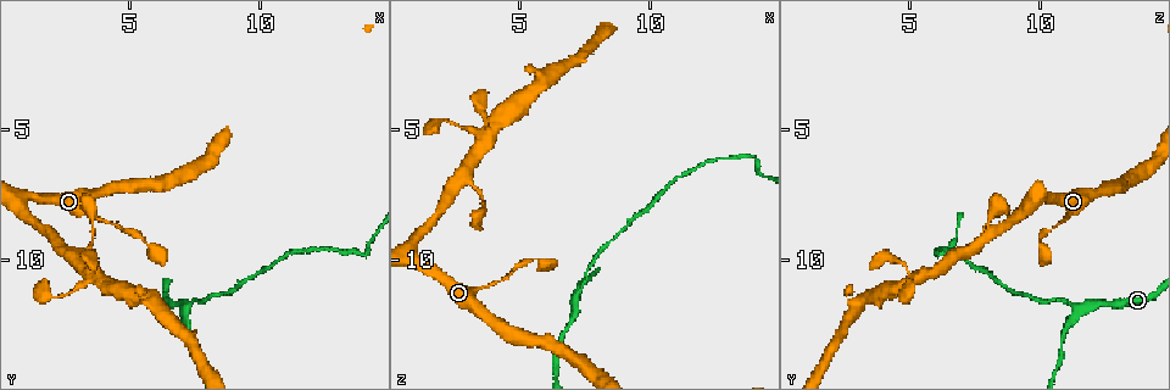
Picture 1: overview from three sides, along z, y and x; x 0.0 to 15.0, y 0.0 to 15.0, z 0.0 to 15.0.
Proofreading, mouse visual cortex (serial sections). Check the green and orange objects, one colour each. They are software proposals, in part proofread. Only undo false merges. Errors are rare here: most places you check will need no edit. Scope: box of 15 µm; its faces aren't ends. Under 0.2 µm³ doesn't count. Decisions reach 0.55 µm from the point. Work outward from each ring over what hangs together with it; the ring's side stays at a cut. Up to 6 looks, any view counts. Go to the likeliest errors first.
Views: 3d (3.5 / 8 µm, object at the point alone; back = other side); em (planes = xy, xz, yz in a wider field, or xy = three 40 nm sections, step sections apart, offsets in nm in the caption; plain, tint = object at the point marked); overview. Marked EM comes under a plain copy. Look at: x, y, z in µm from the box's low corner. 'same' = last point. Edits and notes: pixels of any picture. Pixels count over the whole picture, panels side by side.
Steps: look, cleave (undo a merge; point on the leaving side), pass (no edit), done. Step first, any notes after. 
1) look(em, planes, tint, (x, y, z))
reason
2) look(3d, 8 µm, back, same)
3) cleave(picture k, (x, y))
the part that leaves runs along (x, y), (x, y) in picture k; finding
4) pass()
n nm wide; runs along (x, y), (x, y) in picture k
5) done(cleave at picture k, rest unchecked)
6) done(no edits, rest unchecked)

look(3d, 3.5 µm, back, (7.1, 11.8, 11.5))
branch point

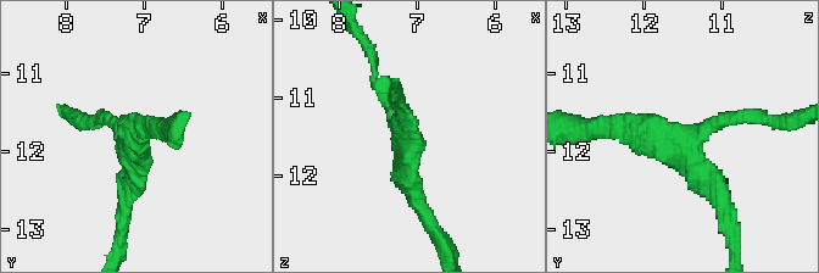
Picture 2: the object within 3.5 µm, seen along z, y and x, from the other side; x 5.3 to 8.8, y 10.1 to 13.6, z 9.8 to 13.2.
look(em, xy, step 5, tint, (7.15, 11.85, 11.55))
3 arms; arms of 150, 200, 250 nm

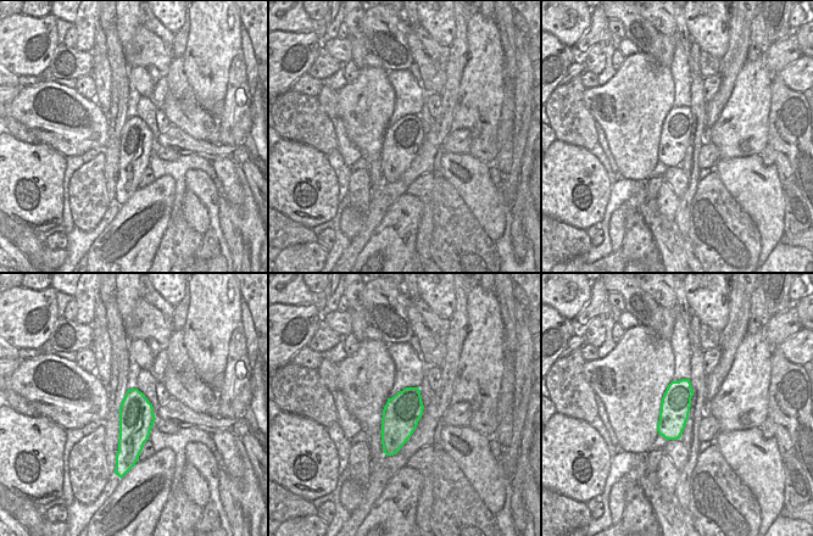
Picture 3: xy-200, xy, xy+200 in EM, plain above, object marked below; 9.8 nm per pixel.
pass()
runs along (425, 215), (373, 77) in picture 2; continuous, no second cell

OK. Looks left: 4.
look(3d, 8 µm, (14.1, 9.8, 6.2))
abrupt turn

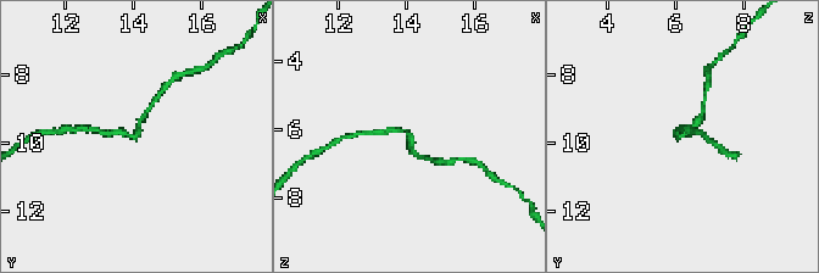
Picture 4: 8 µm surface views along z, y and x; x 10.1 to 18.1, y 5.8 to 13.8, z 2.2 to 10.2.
look(em, xy, step 1, tint, (14.0, 9.8, 6.1))

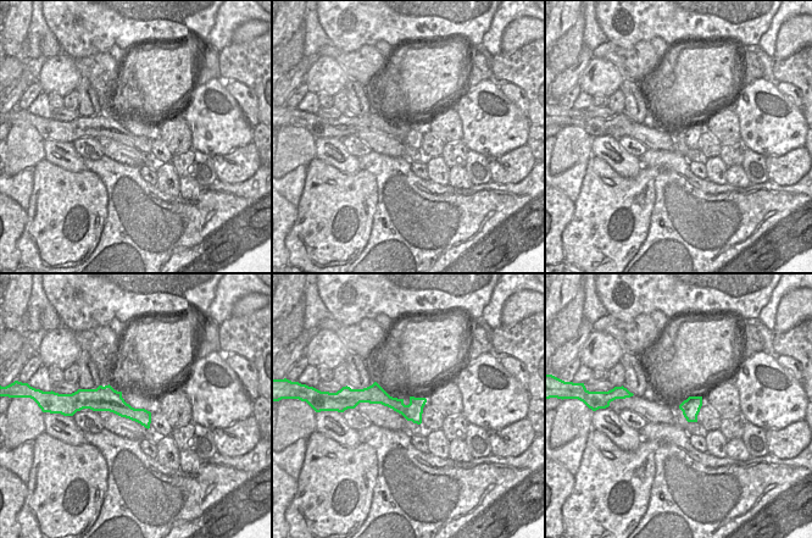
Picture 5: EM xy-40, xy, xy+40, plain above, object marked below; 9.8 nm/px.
pass()
runs along (378, 133), (402, 129), (418, 156) in picture 4; one cell here

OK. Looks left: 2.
look(3d, 3.5 µm, (3.5, 8.3, 11.1))
calibre changes

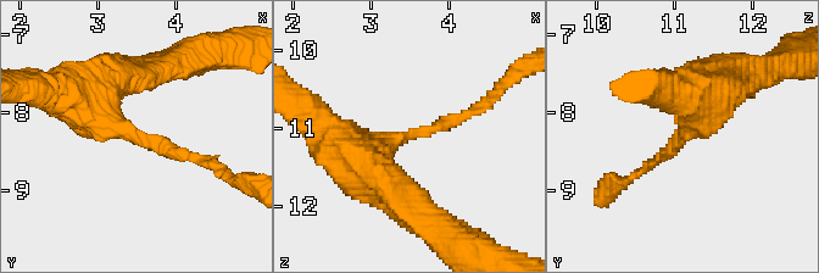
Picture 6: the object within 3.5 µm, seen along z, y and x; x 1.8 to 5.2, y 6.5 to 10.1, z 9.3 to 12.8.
look(em, planes, tint, (3.55, 8.35, 11.05))
arms of 150, 600 nm; now the EM

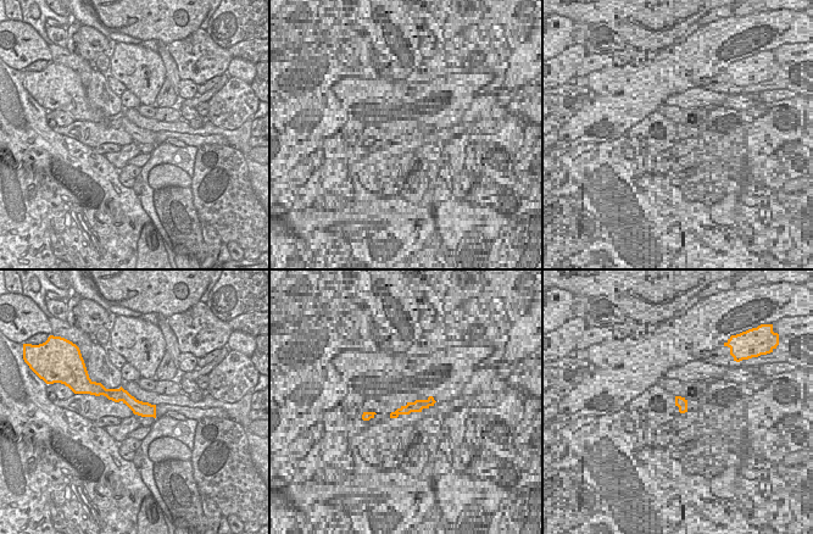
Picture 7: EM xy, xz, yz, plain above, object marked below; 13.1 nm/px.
pass()
runs along (98, 391), (123, 395), (152, 413) in picture 7; continuous, no second cell

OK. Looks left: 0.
done(no edits, rest unchecked)

